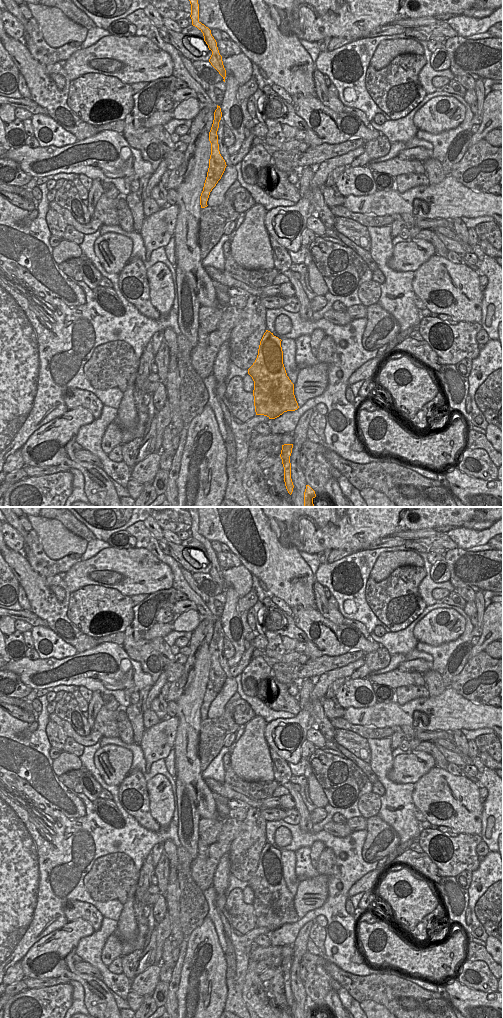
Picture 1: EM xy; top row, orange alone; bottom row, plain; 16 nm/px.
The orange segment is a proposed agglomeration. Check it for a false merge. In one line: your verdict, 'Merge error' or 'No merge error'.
Merge error

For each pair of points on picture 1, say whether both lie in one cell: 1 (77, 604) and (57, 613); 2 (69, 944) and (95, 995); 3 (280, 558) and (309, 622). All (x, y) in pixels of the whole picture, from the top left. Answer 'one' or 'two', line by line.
1: two
2: one
3: two

